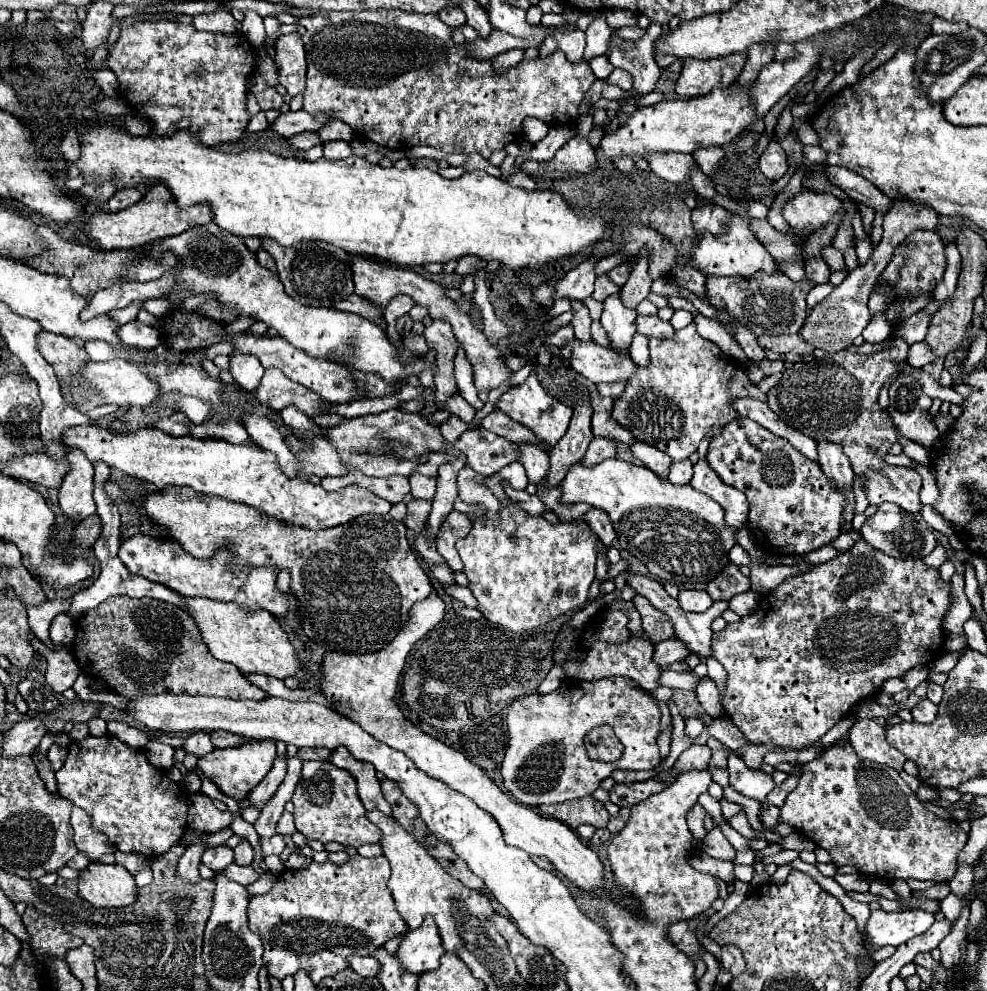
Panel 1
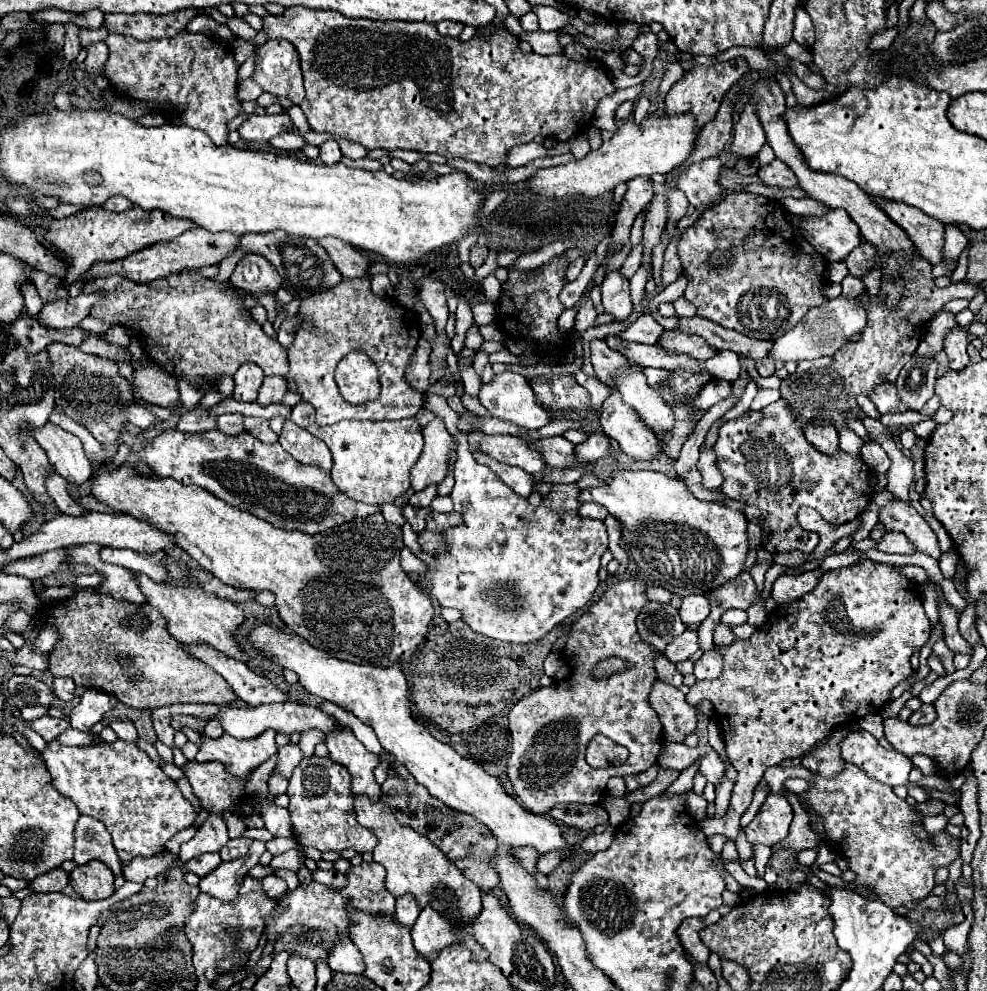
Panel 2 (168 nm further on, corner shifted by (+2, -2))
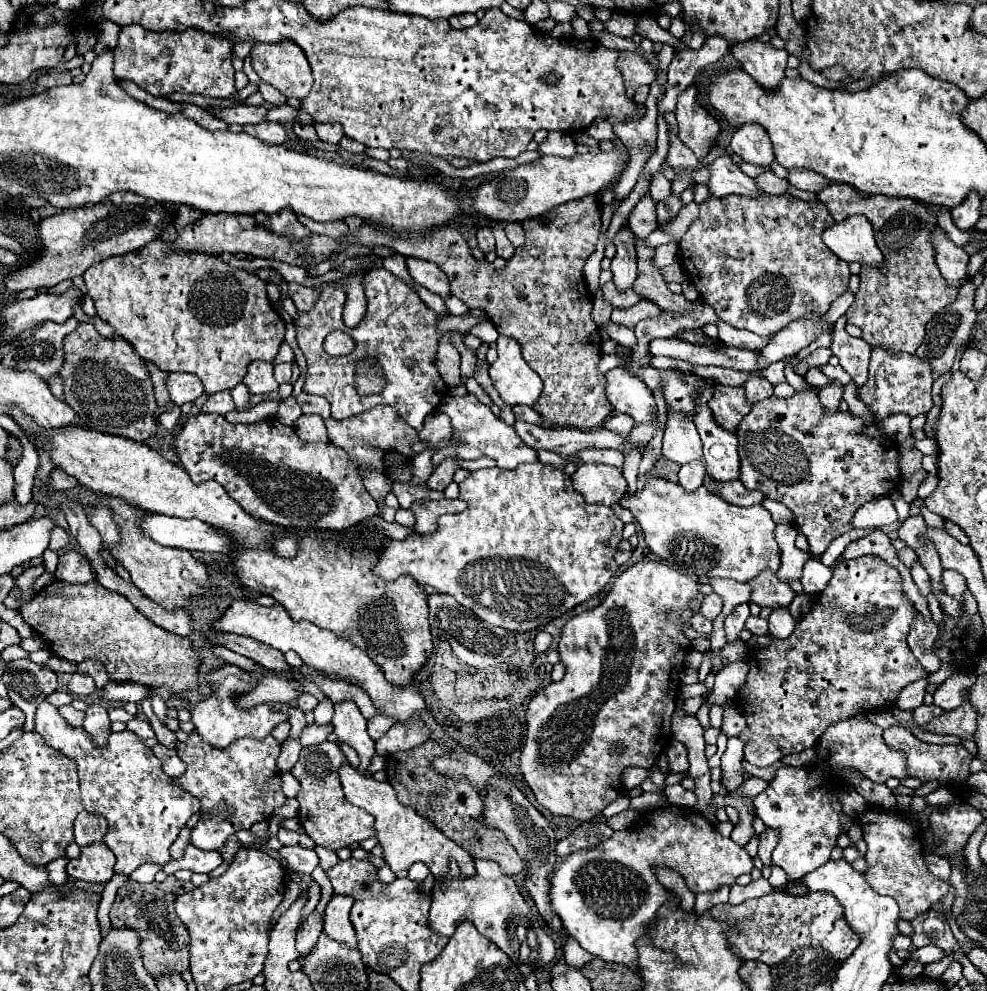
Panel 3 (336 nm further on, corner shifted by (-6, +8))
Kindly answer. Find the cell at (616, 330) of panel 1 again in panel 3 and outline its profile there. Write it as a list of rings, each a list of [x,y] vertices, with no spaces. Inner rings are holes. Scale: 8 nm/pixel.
[[[622,227],[614,235],[616,255],[612,259],[612,273],[614,283],[620,291],[632,289],[632,283],[636,281],[636,241],[634,233],[628,227]]]

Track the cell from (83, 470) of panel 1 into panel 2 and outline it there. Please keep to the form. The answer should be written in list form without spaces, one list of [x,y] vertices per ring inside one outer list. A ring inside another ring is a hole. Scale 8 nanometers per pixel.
[[[46,423],[42,429],[32,431],[32,435],[46,451],[50,463],[68,483],[78,487],[92,477],[92,465],[82,451],[82,443],[76,441],[72,433]]]

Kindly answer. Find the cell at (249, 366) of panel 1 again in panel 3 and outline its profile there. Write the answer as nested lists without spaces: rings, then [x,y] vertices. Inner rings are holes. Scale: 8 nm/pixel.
[[[254,361],[248,365],[244,385],[250,389],[252,395],[262,395],[262,393],[272,393],[278,389],[278,383],[272,373],[272,363],[262,363]]]

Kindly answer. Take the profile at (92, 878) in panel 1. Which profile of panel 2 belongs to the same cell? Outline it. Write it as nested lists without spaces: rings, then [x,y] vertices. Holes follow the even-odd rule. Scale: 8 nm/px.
[[[90,861],[86,865],[78,865],[70,873],[70,885],[86,901],[108,899],[116,891],[112,871],[100,861]]]

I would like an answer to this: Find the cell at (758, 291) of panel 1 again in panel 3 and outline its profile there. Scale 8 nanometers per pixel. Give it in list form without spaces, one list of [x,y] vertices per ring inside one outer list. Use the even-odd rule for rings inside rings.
[[[764,195],[756,201],[752,201],[752,197],[708,197],[700,205],[700,219],[696,223],[692,223],[692,227],[688,229],[688,233],[680,241],[682,263],[684,263],[684,269],[686,269],[686,275],[688,275],[690,283],[694,283],[700,297],[716,309],[716,315],[722,321],[726,321],[728,325],[738,327],[738,329],[748,329],[756,335],[764,335],[764,337],[774,335],[780,329],[788,327],[788,323],[792,323],[796,319],[802,319],[808,313],[824,315],[828,311],[828,307],[832,305],[832,301],[838,299],[848,289],[848,281],[850,281],[850,275],[852,275],[850,269],[848,269],[848,263],[840,261],[822,241],[822,231],[832,227],[832,223],[834,223],[834,219],[830,217],[828,209],[820,201],[808,203],[808,201],[800,201],[800,199],[792,199],[792,197],[776,197],[776,195]]]

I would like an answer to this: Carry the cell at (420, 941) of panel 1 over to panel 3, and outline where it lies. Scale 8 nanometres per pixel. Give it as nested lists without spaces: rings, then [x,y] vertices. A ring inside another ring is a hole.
[[[486,859],[472,861],[476,867],[476,873],[472,877],[462,879],[458,865],[450,861],[446,885],[440,879],[436,879],[432,889],[430,927],[444,937],[452,937],[458,923],[470,921],[484,937],[488,937],[504,953],[508,953],[508,957],[520,969],[522,975],[530,975],[536,969],[548,967],[556,957],[556,945],[540,927],[540,921],[534,917],[528,903],[520,895],[514,879],[510,875],[504,875],[496,861]]]

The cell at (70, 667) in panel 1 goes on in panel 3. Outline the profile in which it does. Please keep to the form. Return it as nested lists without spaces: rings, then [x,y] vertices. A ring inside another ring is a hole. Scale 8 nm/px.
[[[74,673],[70,683],[68,683],[68,689],[70,693],[74,695],[90,695],[96,691],[96,683],[90,675],[80,675],[80,673]]]

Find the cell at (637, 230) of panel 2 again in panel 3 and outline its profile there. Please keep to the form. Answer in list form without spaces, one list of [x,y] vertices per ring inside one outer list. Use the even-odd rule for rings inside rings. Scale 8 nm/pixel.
[[[664,161],[664,165],[662,165],[662,169],[654,175],[654,181],[652,181],[652,185],[650,185],[650,195],[652,195],[654,201],[662,201],[662,199],[666,199],[666,197],[670,195],[670,181],[662,175],[664,167],[666,167],[666,161]]]

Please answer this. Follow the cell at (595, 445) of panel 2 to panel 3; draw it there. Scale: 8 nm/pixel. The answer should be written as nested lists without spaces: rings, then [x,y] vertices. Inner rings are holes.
[[[612,415],[612,417],[608,417],[604,421],[604,427],[628,435],[632,431],[632,427],[634,427],[634,419],[630,415]]]

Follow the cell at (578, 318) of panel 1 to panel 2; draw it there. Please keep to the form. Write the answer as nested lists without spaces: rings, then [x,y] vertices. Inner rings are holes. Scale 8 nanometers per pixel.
[[[594,339],[590,343],[590,351],[592,351],[592,365],[598,379],[608,387],[612,387],[612,375],[616,375],[620,367],[628,365],[628,361],[624,359],[624,355],[612,351],[602,339]]]

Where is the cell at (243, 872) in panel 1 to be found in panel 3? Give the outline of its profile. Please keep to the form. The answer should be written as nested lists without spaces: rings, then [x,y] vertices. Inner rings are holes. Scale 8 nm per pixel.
[[[292,845],[292,847],[282,847],[280,849],[280,855],[288,861],[290,869],[294,871],[300,871],[300,873],[306,873],[310,875],[316,865],[318,865],[318,855],[314,849],[306,849],[302,845]]]

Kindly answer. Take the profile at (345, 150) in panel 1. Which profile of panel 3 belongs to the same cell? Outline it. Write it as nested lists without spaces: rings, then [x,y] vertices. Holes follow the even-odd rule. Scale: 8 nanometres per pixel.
[[[314,123],[314,127],[316,127],[316,133],[318,133],[320,141],[338,143],[344,137],[342,127],[338,123]]]

